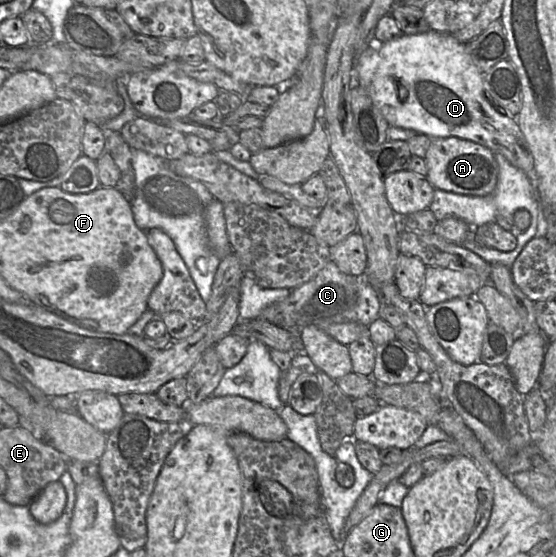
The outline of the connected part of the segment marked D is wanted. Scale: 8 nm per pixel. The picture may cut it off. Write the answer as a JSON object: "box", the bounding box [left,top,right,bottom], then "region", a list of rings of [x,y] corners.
{"box":[354,30,539,202],"region":[[[433,30],[414,35],[403,34],[384,42],[379,50],[369,47],[356,58],[354,76],[359,85],[369,92],[390,126],[412,129],[431,138],[458,137],[502,154],[513,166],[525,173],[534,197],[539,202],[539,178],[529,145],[518,126],[517,116],[505,114],[485,98],[484,74],[473,63],[466,44],[461,43],[453,34]]]}

